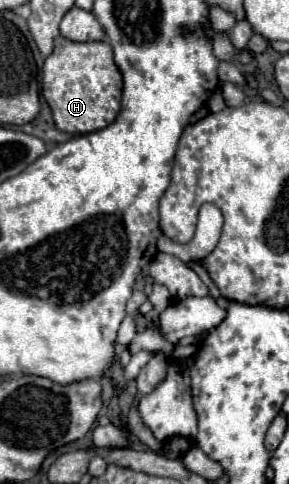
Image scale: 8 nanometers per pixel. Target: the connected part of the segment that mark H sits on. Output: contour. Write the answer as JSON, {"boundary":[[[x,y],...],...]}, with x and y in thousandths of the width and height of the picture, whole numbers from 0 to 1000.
{"boundary":[[[201,74],[187,107],[145,140],[145,198],[180,223],[201,269],[235,277],[304,277],[367,264],[415,227],[422,153],[394,128],[388,95],[367,87],[249,87]]]}

